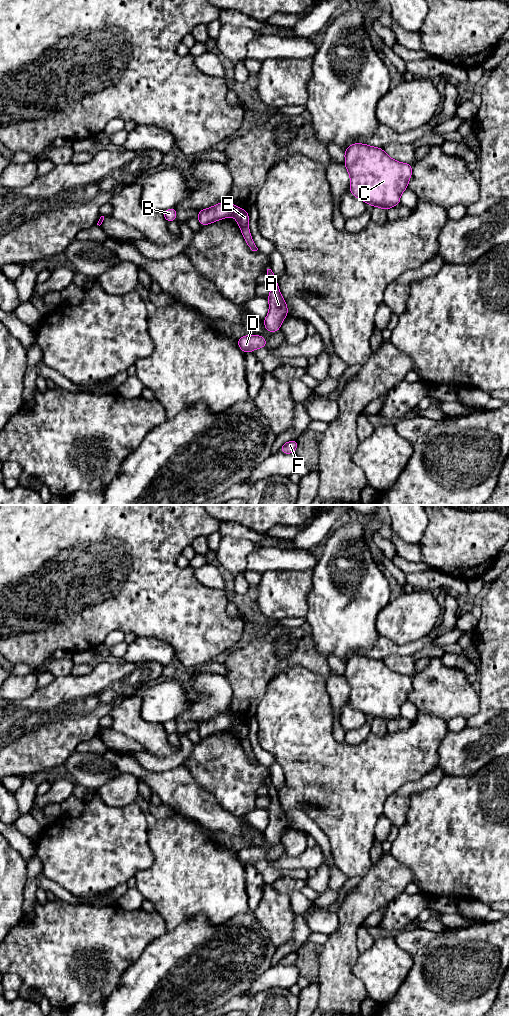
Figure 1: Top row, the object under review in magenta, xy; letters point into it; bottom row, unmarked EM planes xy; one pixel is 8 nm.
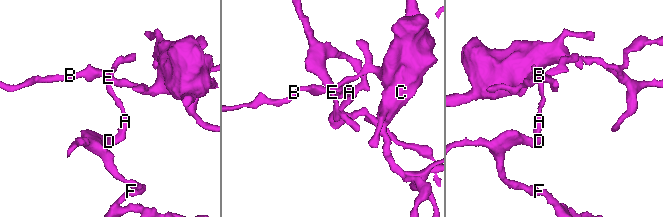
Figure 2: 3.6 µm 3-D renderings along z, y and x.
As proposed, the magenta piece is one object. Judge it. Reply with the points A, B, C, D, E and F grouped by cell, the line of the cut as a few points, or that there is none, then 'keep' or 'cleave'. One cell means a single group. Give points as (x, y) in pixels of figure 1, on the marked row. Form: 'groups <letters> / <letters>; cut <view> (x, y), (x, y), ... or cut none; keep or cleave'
groups A D F / B C E; cut xy (247, 225), (240, 227); cleave

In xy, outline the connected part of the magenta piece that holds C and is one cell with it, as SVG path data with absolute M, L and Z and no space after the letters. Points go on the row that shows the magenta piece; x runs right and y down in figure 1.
M362 143L351 144L343 153L354 197L384 211L400 204L412 165L390 158L382 148Z

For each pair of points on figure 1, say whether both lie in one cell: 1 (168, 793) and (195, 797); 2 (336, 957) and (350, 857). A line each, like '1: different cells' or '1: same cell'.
1: same cell
2: different cells

